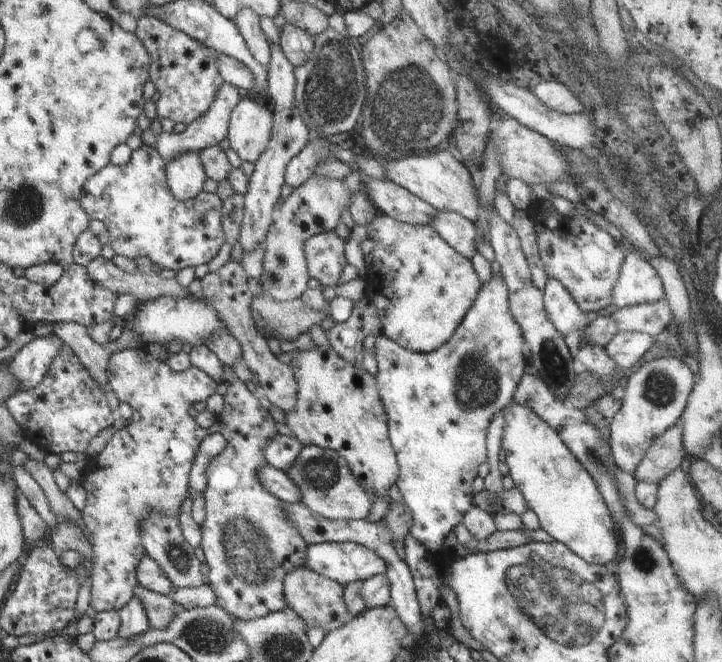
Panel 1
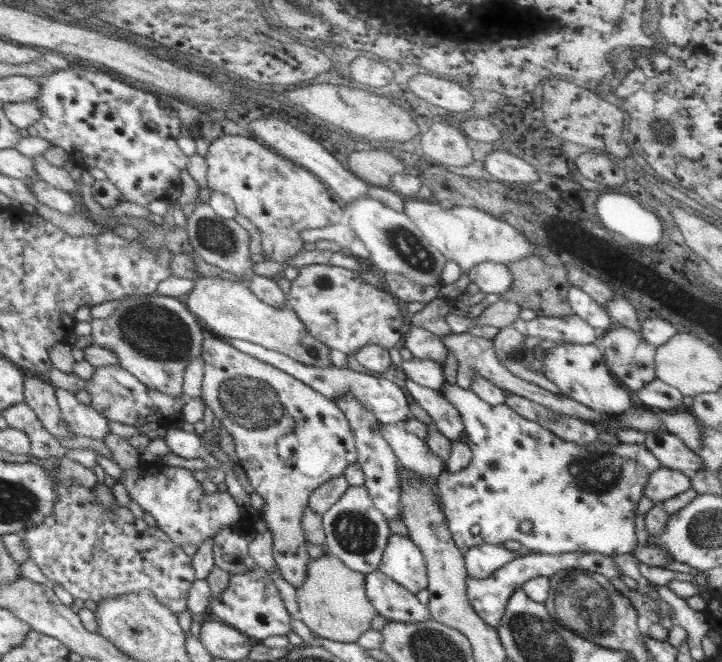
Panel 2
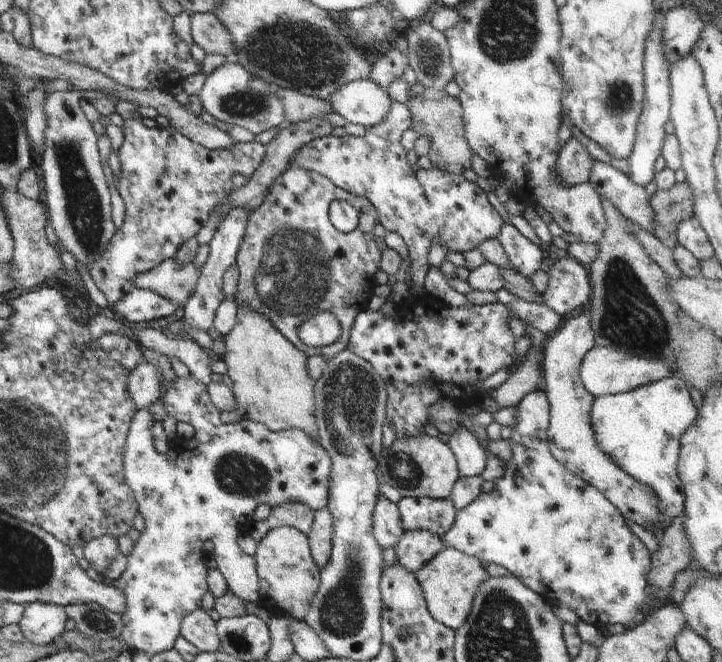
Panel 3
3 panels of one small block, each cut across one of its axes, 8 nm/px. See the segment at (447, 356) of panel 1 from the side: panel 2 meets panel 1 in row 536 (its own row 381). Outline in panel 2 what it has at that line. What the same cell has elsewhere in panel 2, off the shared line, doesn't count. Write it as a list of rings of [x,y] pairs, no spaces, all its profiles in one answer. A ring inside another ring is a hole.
[[[413,356],[412,360],[403,360],[401,366],[408,379],[414,384],[434,390],[442,389],[447,383],[444,377],[444,364]]]

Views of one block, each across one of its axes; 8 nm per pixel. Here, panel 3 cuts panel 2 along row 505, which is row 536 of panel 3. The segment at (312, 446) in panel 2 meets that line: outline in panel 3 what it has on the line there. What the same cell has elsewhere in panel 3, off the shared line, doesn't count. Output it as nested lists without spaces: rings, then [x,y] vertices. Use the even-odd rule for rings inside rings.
[[[294,527],[271,528],[257,543],[254,560],[261,596],[258,603],[264,614],[288,615],[293,619],[303,621],[308,608],[312,606],[312,599],[321,581],[321,571],[312,558],[308,537]]]

